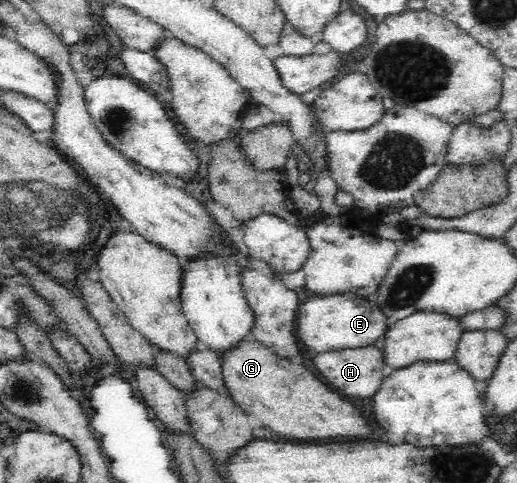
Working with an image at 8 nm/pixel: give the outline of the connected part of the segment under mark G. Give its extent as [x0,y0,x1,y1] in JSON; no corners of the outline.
[220,340,373,443]

